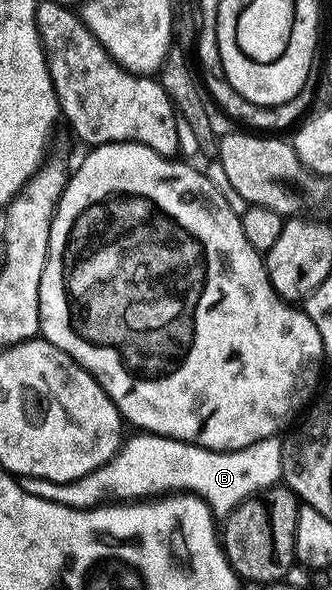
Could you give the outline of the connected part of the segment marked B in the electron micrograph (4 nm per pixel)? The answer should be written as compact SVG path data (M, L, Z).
M134 432L131 438L129 435L123 441L112 460L80 480L53 482L23 474L17 475L17 480L20 488L24 488L24 492L28 492L31 496L40 496L40 500L52 500L52 504L64 504L77 510L92 510L96 506L103 505L107 500L125 504L135 500L150 500L155 496L165 496L171 492L189 492L205 500L210 505L210 511L213 514L225 516L231 514L244 500L253 498L255 494L261 494L263 490L269 490L271 486L279 485L282 482L282 442L267 440L248 444L248 448L240 448L239 450L209 450L191 442L181 442L159 434Z

